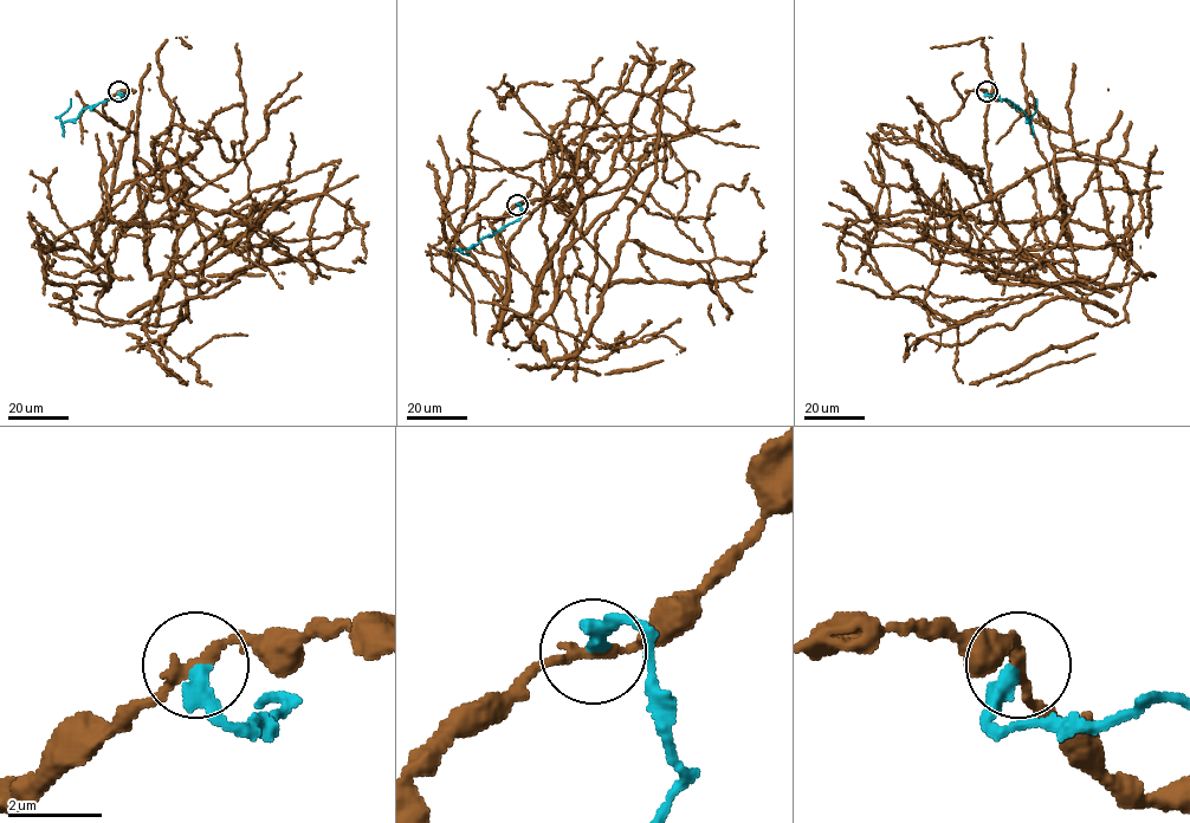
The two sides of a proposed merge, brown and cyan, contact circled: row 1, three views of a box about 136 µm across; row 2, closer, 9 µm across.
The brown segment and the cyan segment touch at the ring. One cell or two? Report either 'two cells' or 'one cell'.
two cells

